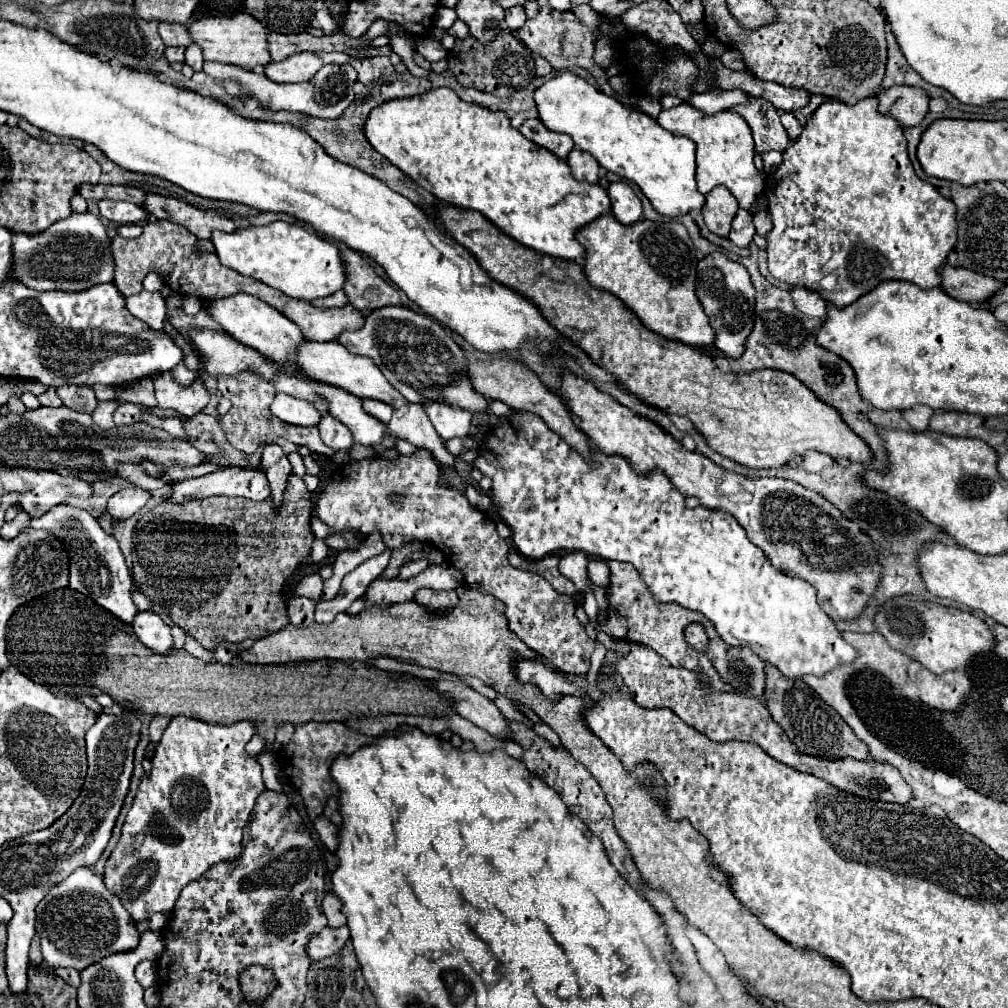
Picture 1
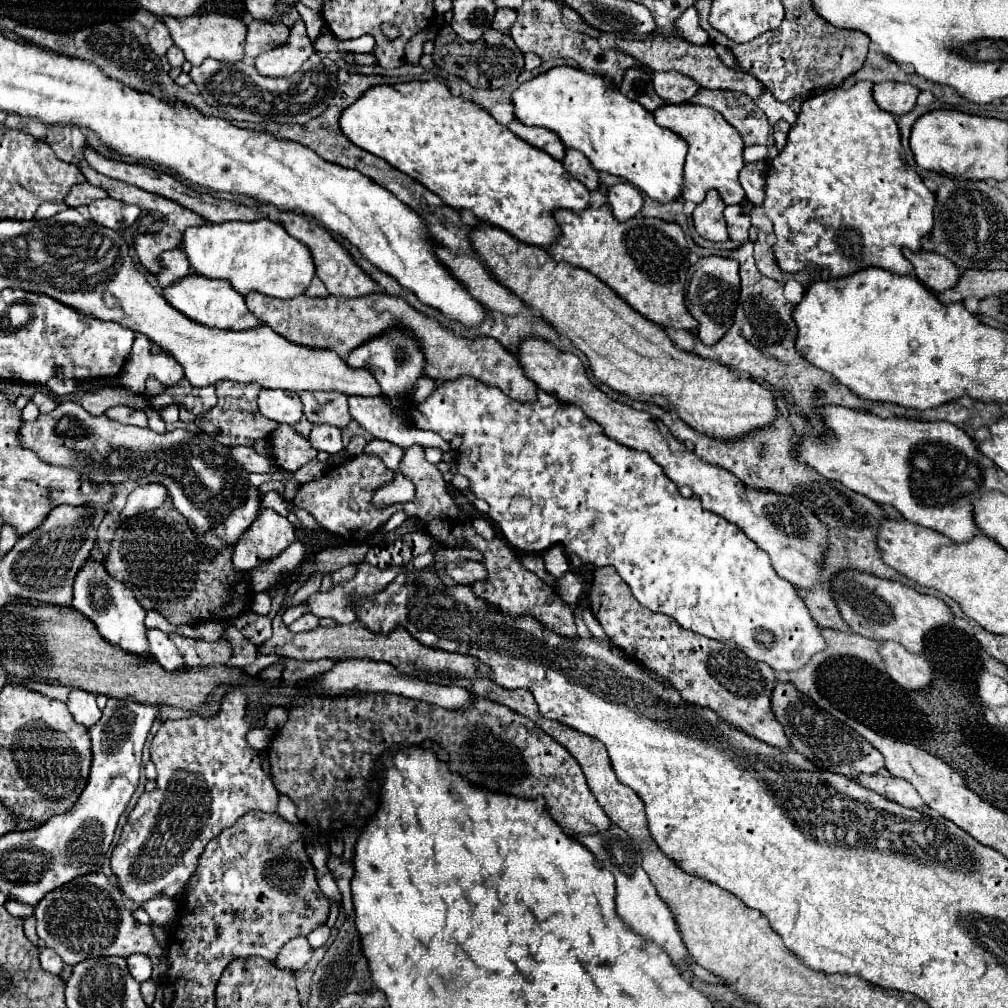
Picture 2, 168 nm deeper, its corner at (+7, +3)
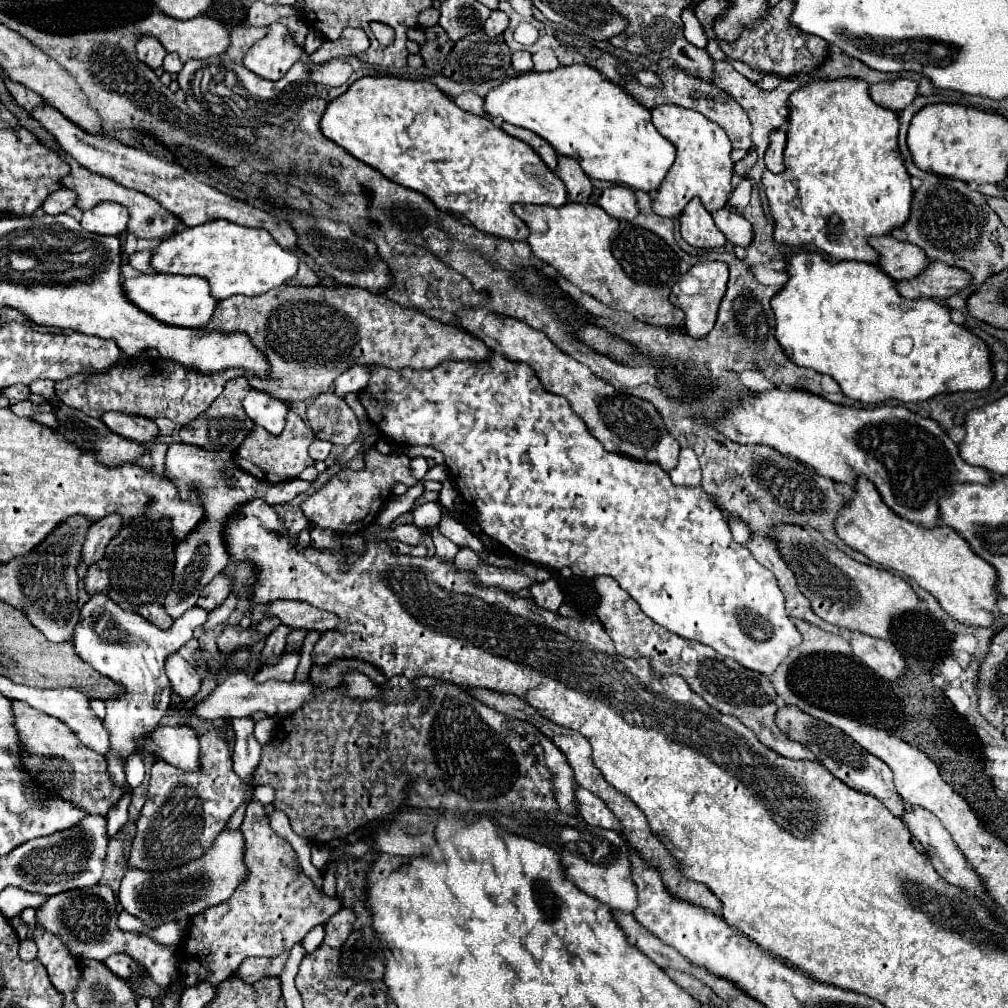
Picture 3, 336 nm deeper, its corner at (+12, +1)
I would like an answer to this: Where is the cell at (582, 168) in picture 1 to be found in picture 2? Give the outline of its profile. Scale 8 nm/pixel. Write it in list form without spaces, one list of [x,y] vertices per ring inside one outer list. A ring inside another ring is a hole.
[[[566,149],[562,165],[566,167],[566,171],[572,177],[576,177],[580,183],[584,183],[588,191],[594,191],[598,187],[598,171],[590,165],[590,161],[580,151]]]

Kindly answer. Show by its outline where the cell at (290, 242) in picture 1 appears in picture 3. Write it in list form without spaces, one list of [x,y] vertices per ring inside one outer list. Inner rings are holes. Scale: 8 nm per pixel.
[[[207,221],[203,225],[197,227],[185,227],[179,235],[171,235],[167,239],[163,239],[159,243],[159,247],[151,253],[151,267],[157,273],[163,275],[197,275],[209,281],[211,287],[211,295],[215,295],[215,299],[223,301],[231,295],[261,295],[267,293],[269,289],[275,289],[279,285],[283,285],[287,279],[291,279],[297,273],[297,265],[299,259],[297,255],[281,249],[277,245],[277,241],[265,231],[265,229],[249,229],[249,227],[241,227],[235,225],[231,221]]]

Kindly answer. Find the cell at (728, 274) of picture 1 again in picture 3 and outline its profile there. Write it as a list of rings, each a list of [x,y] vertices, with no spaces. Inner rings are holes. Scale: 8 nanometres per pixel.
[[[703,261],[703,263],[693,265],[685,275],[681,275],[677,285],[673,285],[671,295],[669,295],[669,301],[685,313],[683,327],[685,327],[685,333],[687,335],[699,339],[699,337],[705,337],[713,329],[715,319],[717,319],[719,303],[721,303],[721,299],[725,295],[727,279],[729,279],[729,269],[727,269],[725,263]],[[683,289],[693,289],[695,293],[693,295],[687,295],[687,293],[683,293]]]

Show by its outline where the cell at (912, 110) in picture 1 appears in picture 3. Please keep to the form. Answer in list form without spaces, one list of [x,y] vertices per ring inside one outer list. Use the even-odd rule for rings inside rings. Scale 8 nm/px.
[[[895,79],[895,81],[881,81],[869,87],[871,99],[881,107],[891,111],[903,111],[911,105],[917,95],[917,83],[913,79]]]

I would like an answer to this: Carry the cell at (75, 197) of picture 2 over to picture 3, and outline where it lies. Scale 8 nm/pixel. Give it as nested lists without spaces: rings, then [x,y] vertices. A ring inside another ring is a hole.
[[[59,189],[59,191],[55,191],[55,193],[51,193],[47,199],[45,199],[45,203],[43,203],[43,211],[47,213],[47,215],[61,215],[61,213],[65,213],[67,209],[71,209],[73,205],[75,205],[75,193],[73,191],[67,191],[67,189]]]

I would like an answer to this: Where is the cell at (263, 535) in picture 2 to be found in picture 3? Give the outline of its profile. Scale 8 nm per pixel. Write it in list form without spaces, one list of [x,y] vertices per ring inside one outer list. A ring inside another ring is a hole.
[[[219,573],[219,575],[201,591],[201,597],[199,597],[199,601],[197,601],[197,607],[207,609],[207,611],[213,611],[217,605],[221,605],[221,603],[227,599],[229,589],[231,589],[229,577],[225,577],[223,573]]]

